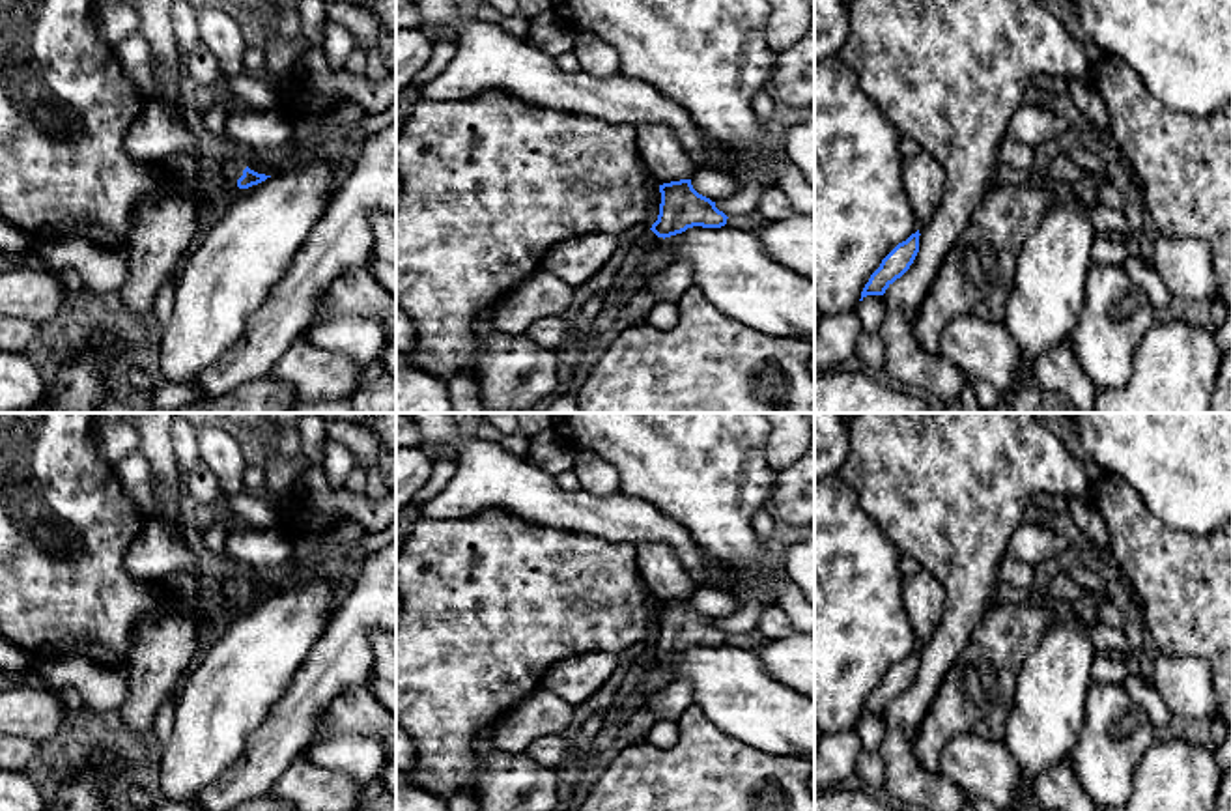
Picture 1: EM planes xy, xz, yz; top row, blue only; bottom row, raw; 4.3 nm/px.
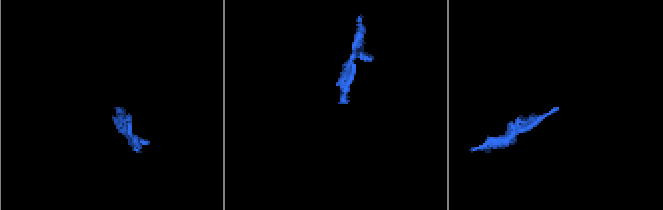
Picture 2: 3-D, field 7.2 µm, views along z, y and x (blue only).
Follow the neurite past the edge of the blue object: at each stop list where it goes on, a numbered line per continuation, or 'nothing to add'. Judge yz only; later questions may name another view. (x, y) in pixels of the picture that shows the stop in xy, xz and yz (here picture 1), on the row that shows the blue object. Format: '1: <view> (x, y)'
nothing to add

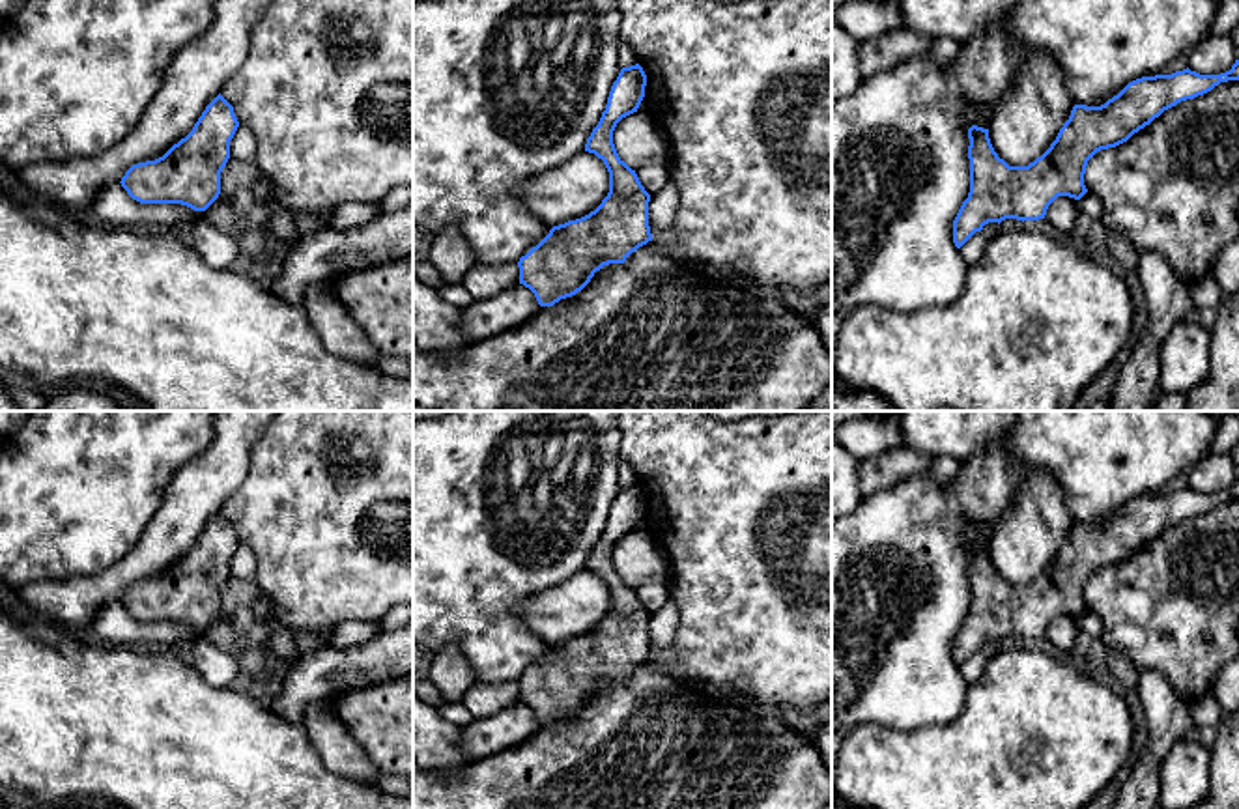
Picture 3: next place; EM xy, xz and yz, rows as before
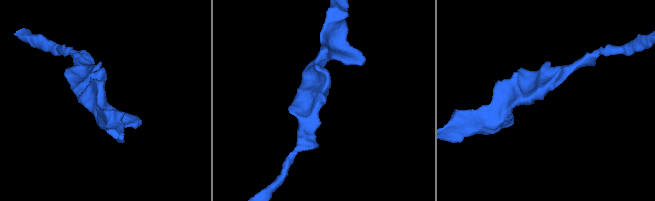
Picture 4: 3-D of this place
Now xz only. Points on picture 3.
nothing to add

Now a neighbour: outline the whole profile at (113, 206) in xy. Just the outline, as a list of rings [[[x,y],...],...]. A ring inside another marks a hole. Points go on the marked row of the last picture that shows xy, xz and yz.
[[[112,183],[97,192],[92,215],[93,222],[110,228],[164,230],[174,224],[204,219],[209,209],[226,200],[221,192],[206,211],[194,211],[181,204],[140,204],[127,194],[121,183]]]

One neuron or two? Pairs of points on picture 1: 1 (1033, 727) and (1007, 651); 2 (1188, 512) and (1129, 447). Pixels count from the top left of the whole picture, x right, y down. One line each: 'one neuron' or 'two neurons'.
1: two neurons
2: one neuron

